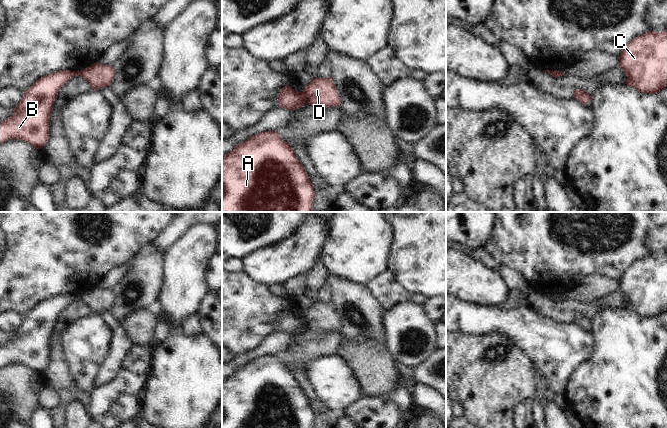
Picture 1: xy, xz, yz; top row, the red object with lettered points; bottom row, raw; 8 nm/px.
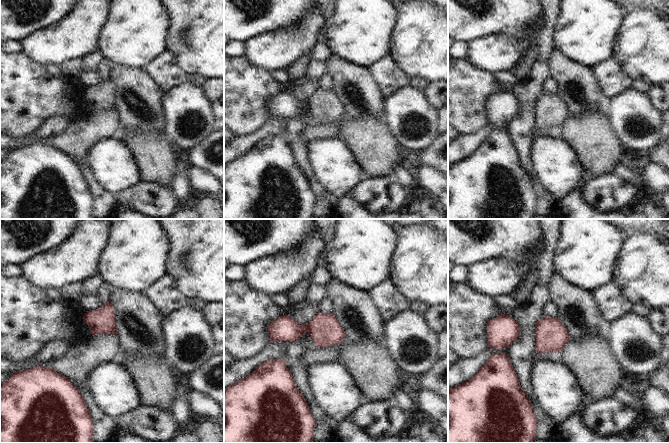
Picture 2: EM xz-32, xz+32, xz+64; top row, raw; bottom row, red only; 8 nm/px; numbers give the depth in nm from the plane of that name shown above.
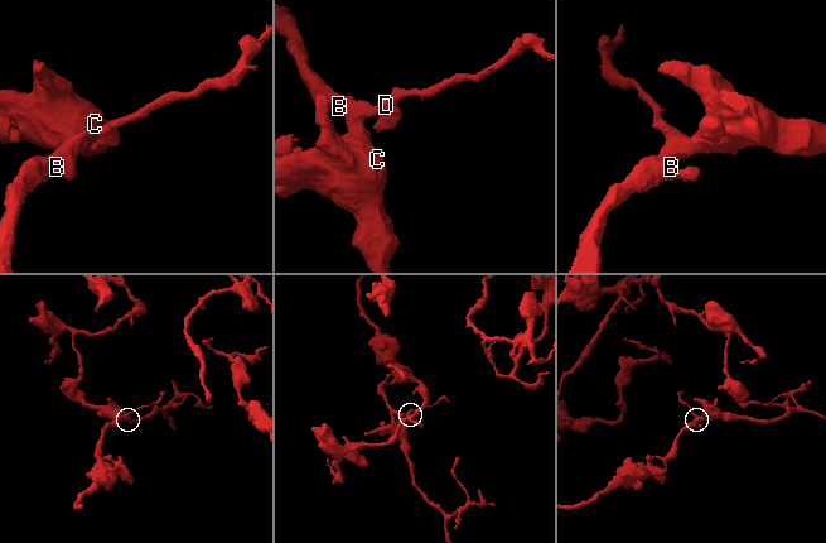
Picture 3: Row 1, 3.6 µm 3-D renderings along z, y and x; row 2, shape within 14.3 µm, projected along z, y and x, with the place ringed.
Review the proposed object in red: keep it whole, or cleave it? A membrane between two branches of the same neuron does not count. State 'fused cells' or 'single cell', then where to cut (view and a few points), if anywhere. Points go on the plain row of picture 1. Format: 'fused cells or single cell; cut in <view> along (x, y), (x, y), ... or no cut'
fused cells; cut in xz along (302, 316), (307, 322)

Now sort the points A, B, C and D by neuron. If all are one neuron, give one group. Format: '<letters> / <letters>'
A B C / D

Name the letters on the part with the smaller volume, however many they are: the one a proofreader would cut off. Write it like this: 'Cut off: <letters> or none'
Cut off: D

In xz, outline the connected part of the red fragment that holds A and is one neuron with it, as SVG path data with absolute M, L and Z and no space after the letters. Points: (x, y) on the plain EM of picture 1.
M277 355L255 358L222 382L222 428L313 428L315 417L309 400Z

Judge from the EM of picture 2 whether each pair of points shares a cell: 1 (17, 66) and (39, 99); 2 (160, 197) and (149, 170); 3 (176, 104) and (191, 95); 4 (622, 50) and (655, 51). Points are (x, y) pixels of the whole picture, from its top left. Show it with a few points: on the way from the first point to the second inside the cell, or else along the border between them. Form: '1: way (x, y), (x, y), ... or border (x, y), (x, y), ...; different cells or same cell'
1: way (17, 74), (17, 77), (31, 91); same cell
2: border (141, 180), (155, 182), (170, 188); different cells
3: way (180, 104), (187, 99); same cell
4: way (630, 50), (647, 50); same cell

